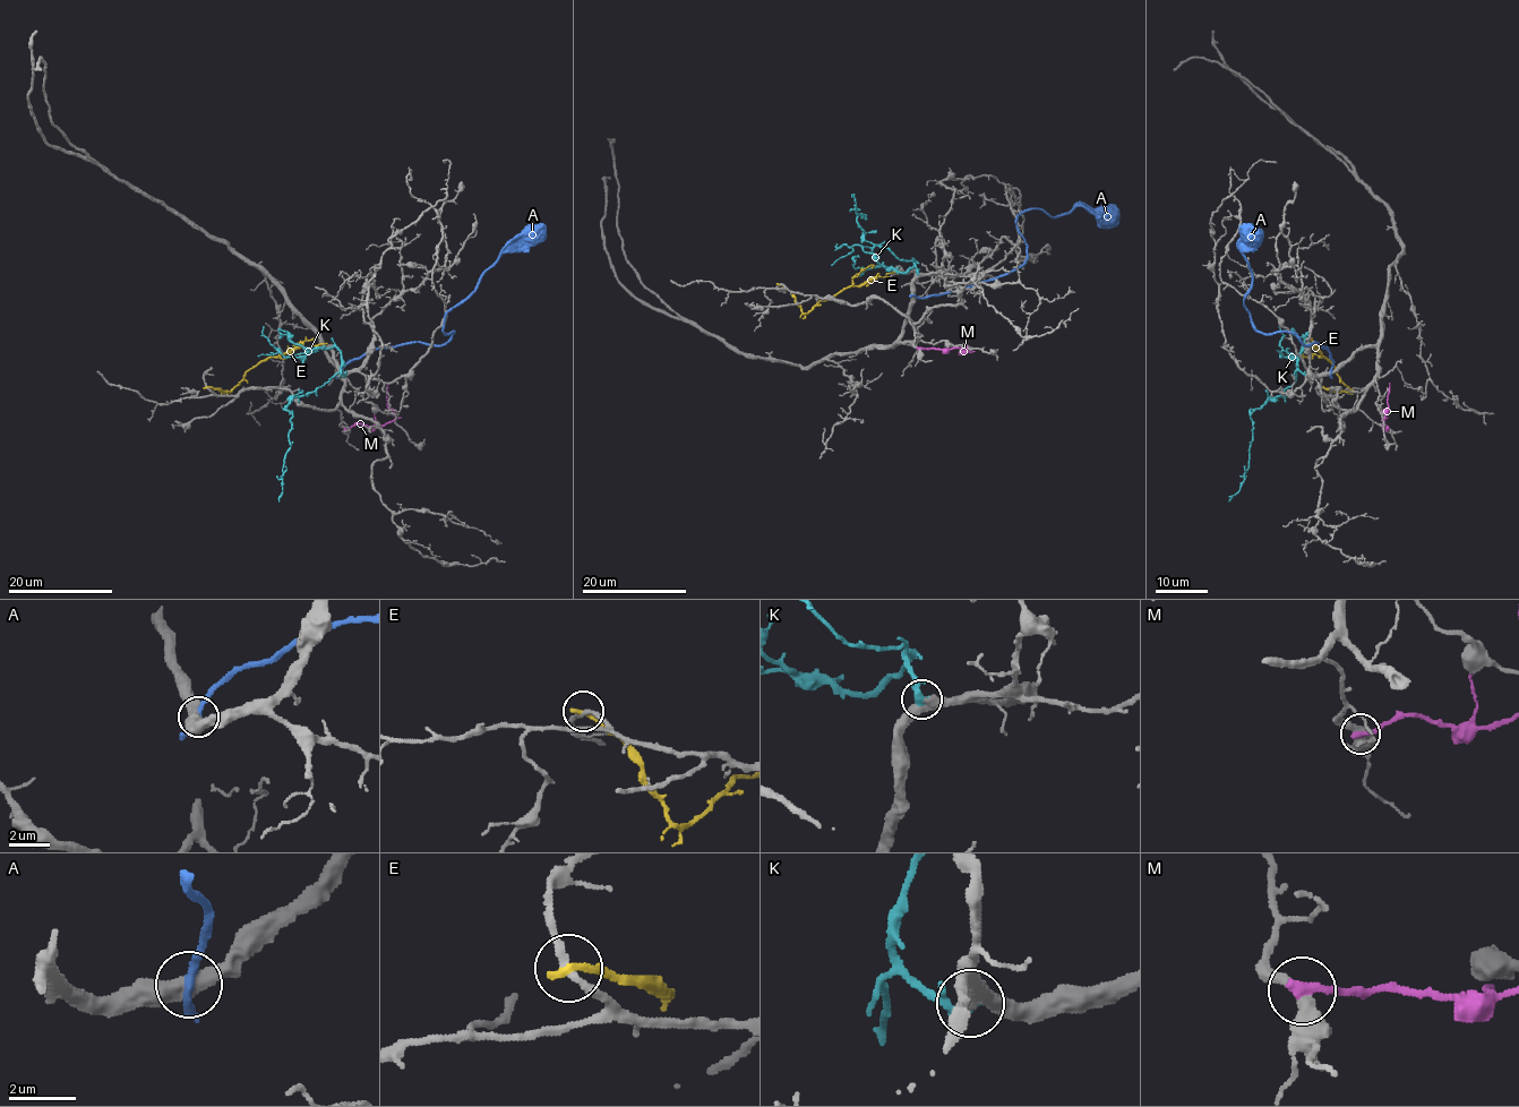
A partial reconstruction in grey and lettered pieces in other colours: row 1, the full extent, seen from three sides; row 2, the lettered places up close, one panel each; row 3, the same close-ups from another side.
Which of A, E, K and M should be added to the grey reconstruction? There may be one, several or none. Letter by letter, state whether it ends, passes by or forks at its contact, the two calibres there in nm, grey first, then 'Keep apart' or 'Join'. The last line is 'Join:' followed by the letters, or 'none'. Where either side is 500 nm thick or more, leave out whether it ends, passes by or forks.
A: Thickness 500 nm (grey) against 240 nm. Keep apart
E: It ends there. Thickness 200 nm (grey) against 240 nm. Keep apart
K: It passes by. Thickness 480 nm (grey) against 280 nm. Join
M: It ends there. Thickness 420 nm (grey) against 340 nm. Keep apart
Join: K

